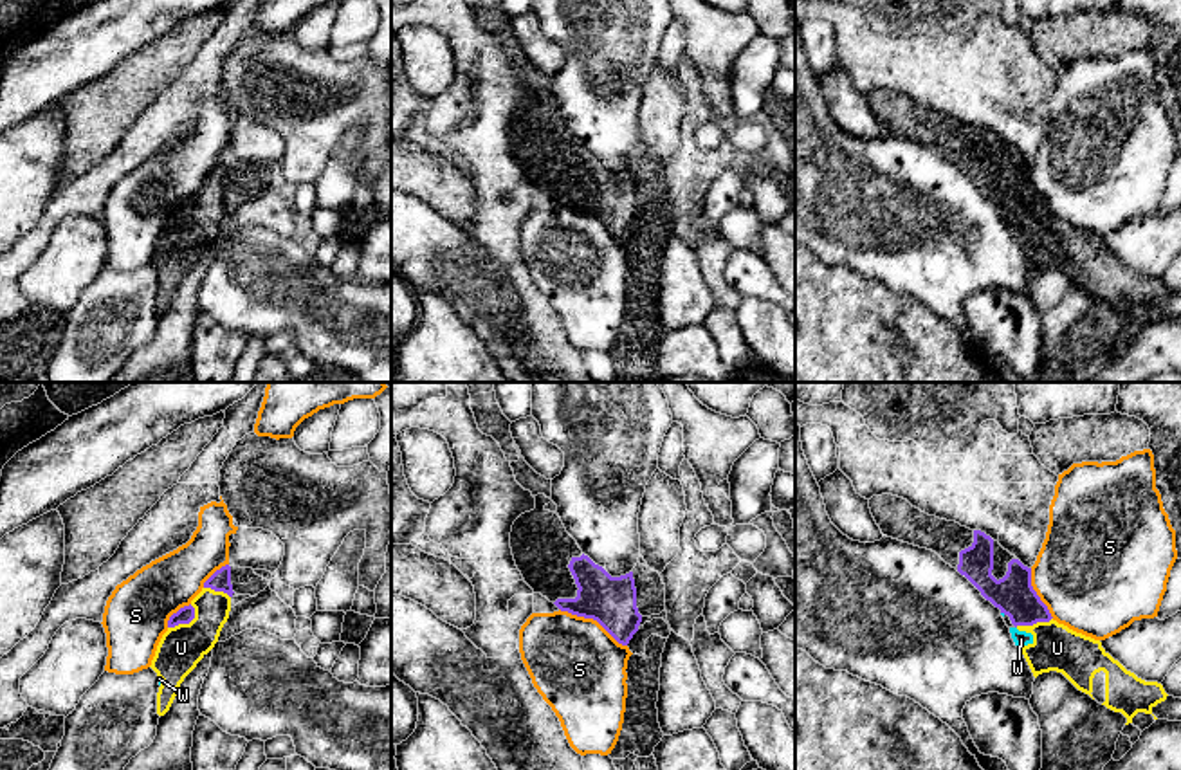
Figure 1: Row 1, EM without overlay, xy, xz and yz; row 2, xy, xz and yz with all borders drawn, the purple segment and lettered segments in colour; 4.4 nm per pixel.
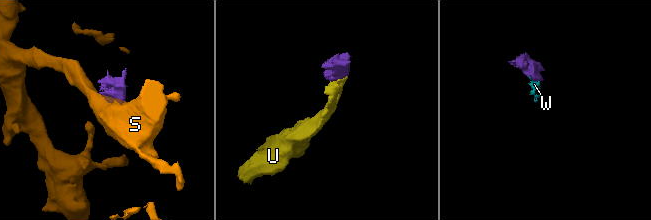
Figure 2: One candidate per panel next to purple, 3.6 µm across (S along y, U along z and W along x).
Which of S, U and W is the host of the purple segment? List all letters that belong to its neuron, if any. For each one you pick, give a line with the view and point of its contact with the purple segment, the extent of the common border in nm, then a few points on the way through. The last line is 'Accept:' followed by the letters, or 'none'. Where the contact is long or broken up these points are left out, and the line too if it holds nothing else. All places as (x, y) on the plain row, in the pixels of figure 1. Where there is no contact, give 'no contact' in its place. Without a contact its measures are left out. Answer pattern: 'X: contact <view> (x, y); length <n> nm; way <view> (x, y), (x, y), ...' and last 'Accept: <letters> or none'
U: contact xy (184, 219); length 160 nm
W: contact yz (1003, 208); length 30 nm
Accept: U, W

